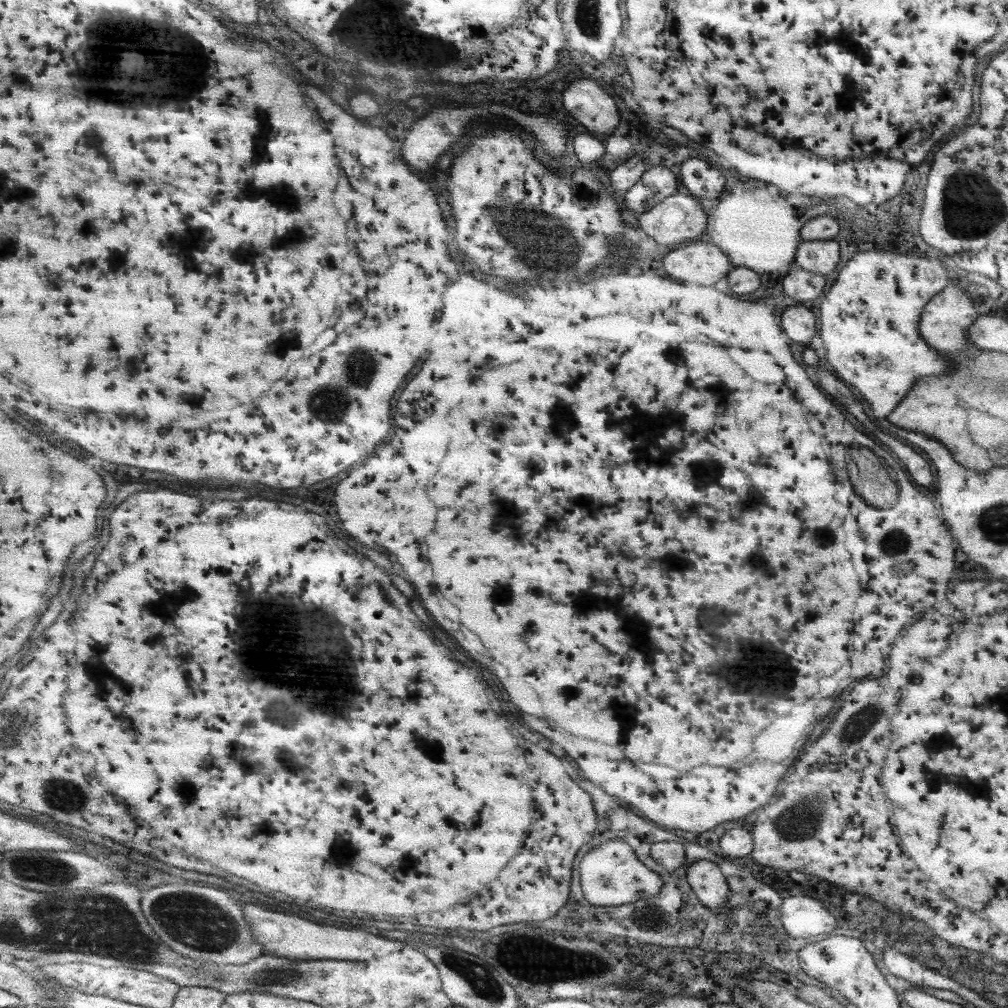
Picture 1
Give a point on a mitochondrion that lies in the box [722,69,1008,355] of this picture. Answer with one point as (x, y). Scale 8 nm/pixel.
(961, 218)

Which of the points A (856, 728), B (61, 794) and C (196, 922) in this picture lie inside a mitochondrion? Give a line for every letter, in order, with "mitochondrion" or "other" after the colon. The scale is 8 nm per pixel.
A: mitochondrion
B: mitochondrion
C: mitochondrion

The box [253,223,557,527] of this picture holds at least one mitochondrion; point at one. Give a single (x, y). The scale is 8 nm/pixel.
(330, 401)

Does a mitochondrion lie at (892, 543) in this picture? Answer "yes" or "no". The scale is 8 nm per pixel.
yes

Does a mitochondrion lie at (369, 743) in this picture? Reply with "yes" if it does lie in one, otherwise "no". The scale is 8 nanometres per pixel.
no

